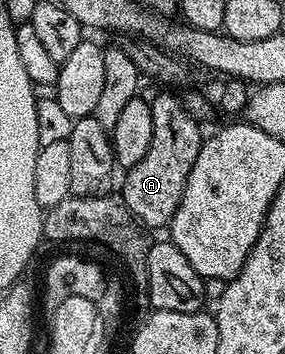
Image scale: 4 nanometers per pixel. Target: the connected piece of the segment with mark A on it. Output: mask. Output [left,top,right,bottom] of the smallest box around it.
[121,91,204,230]

